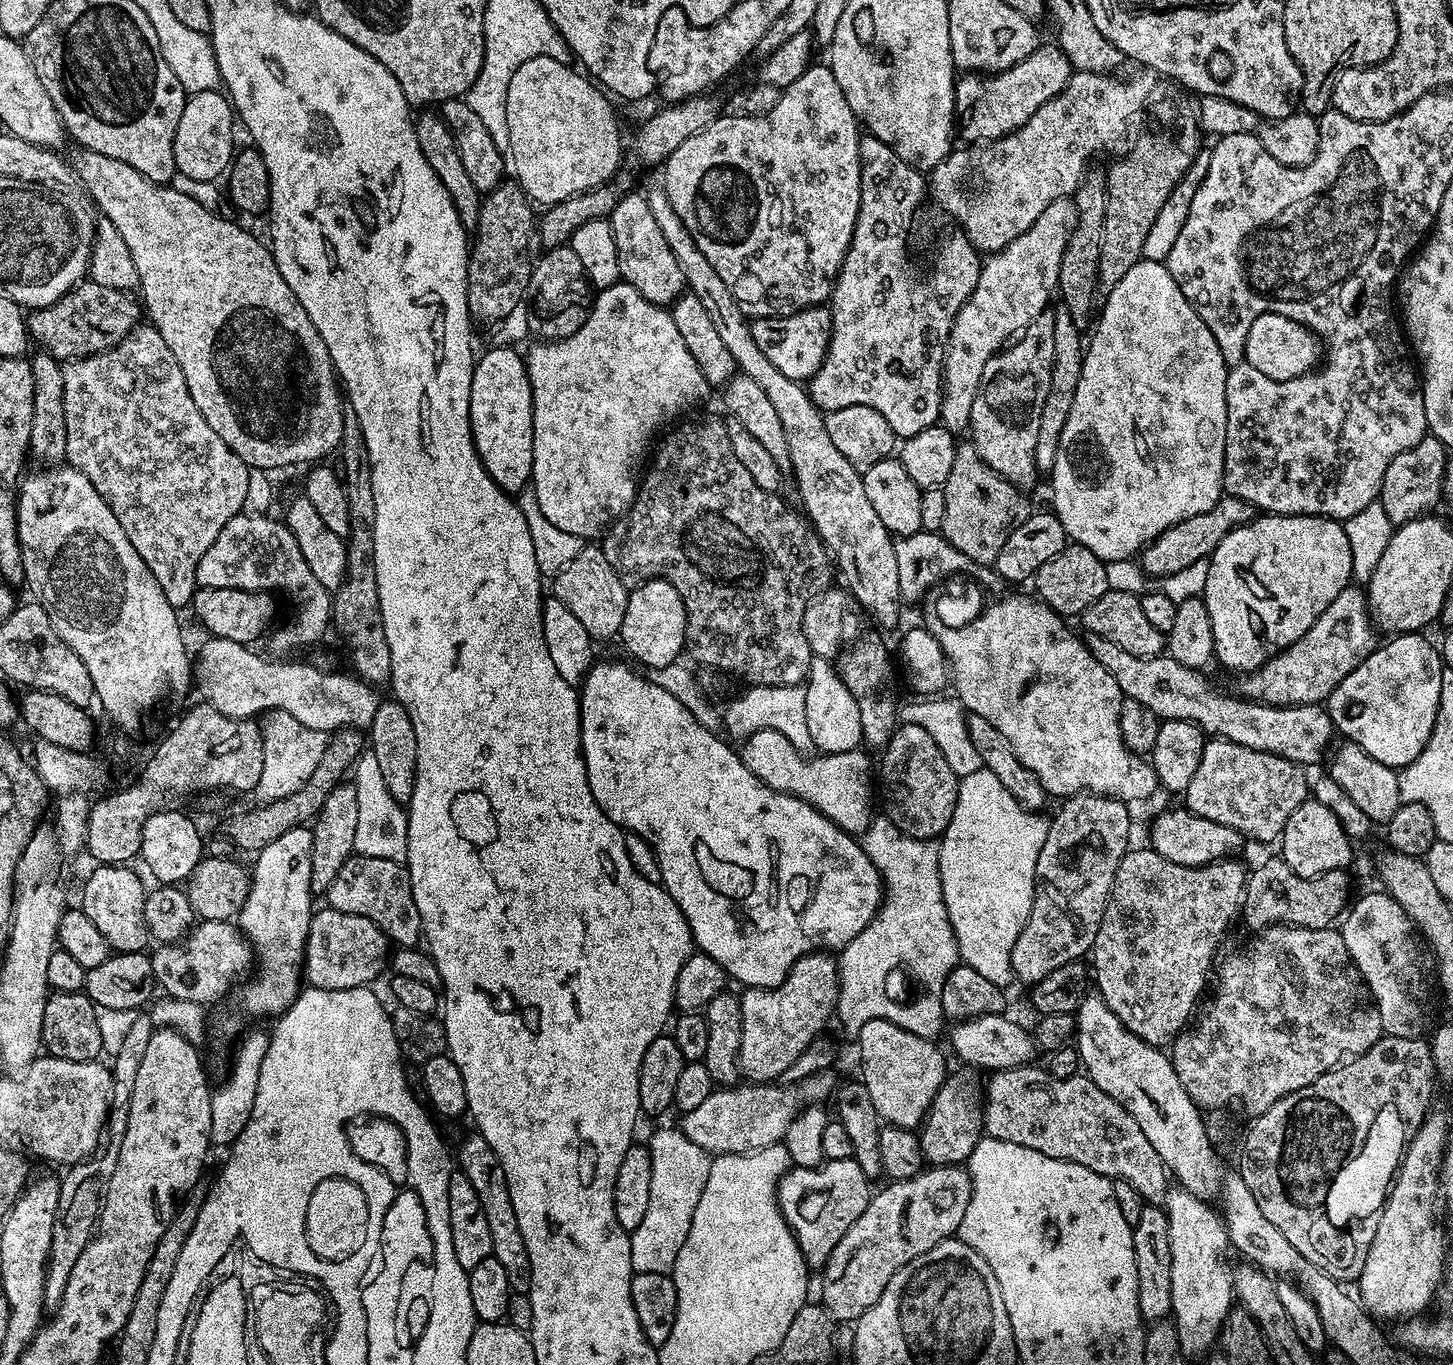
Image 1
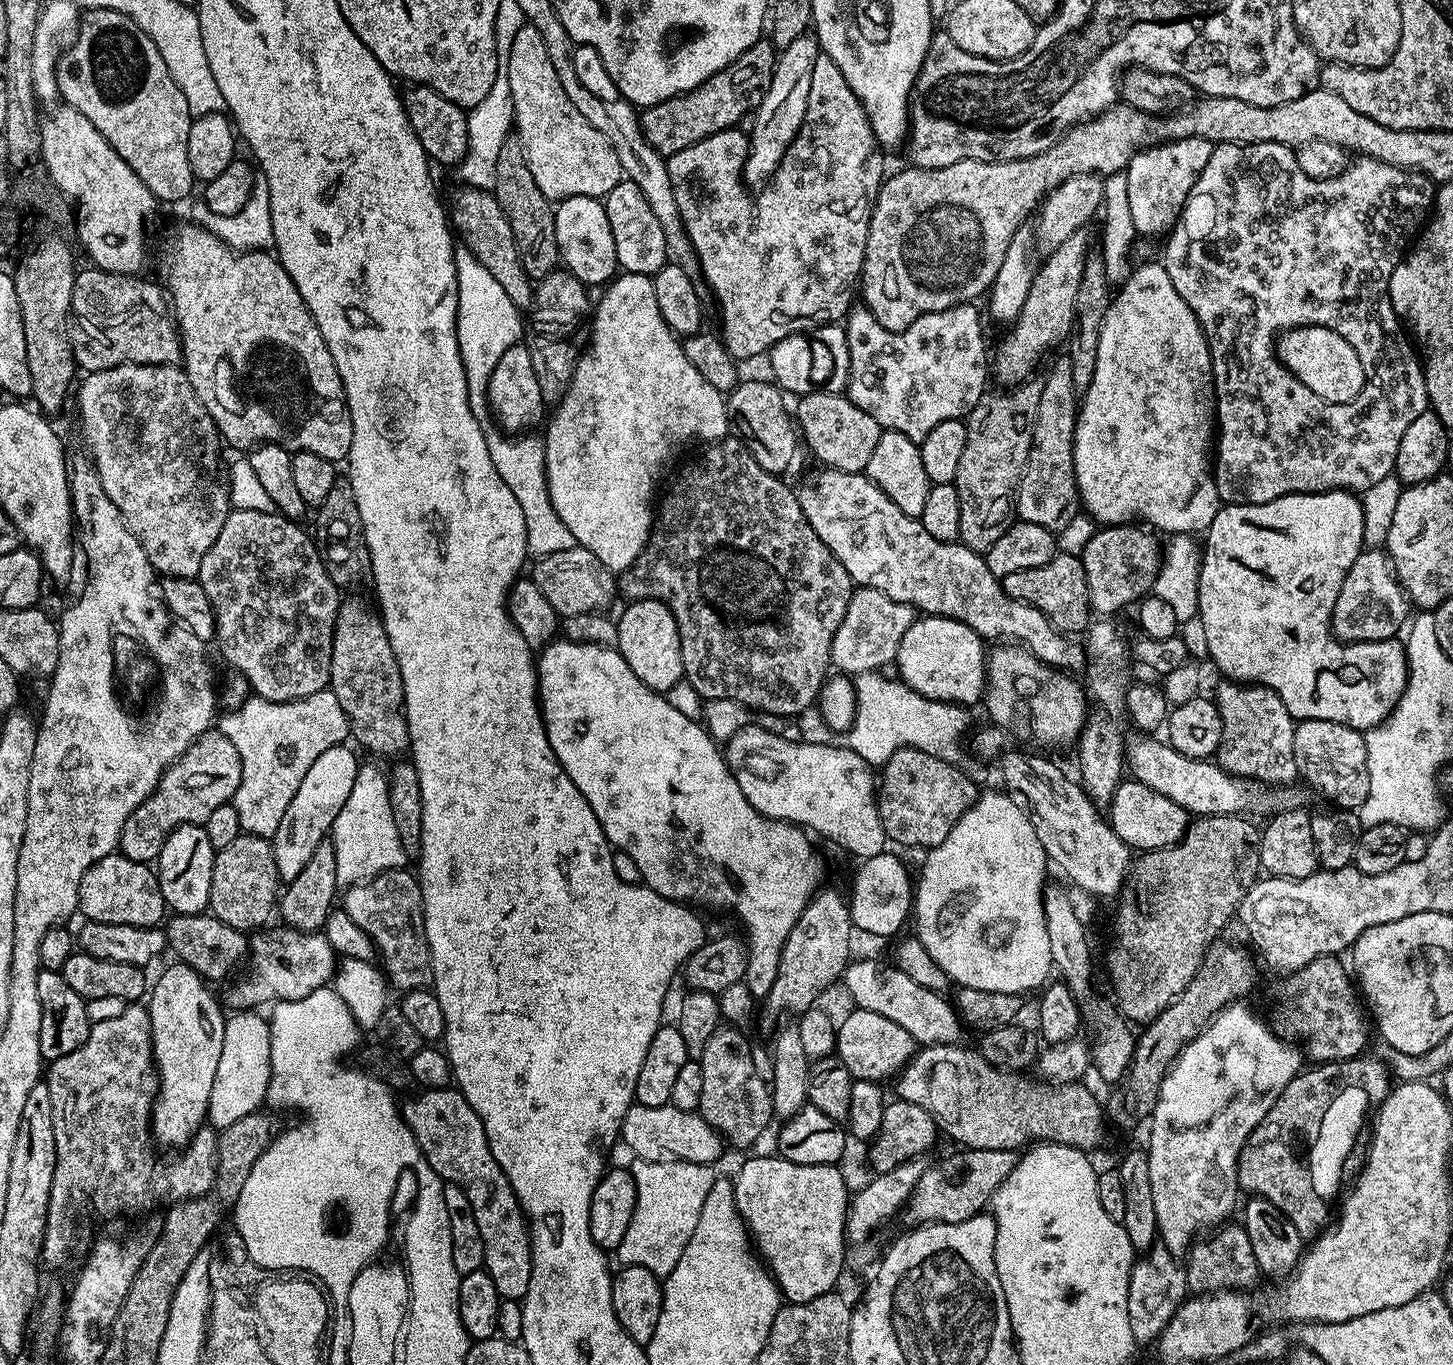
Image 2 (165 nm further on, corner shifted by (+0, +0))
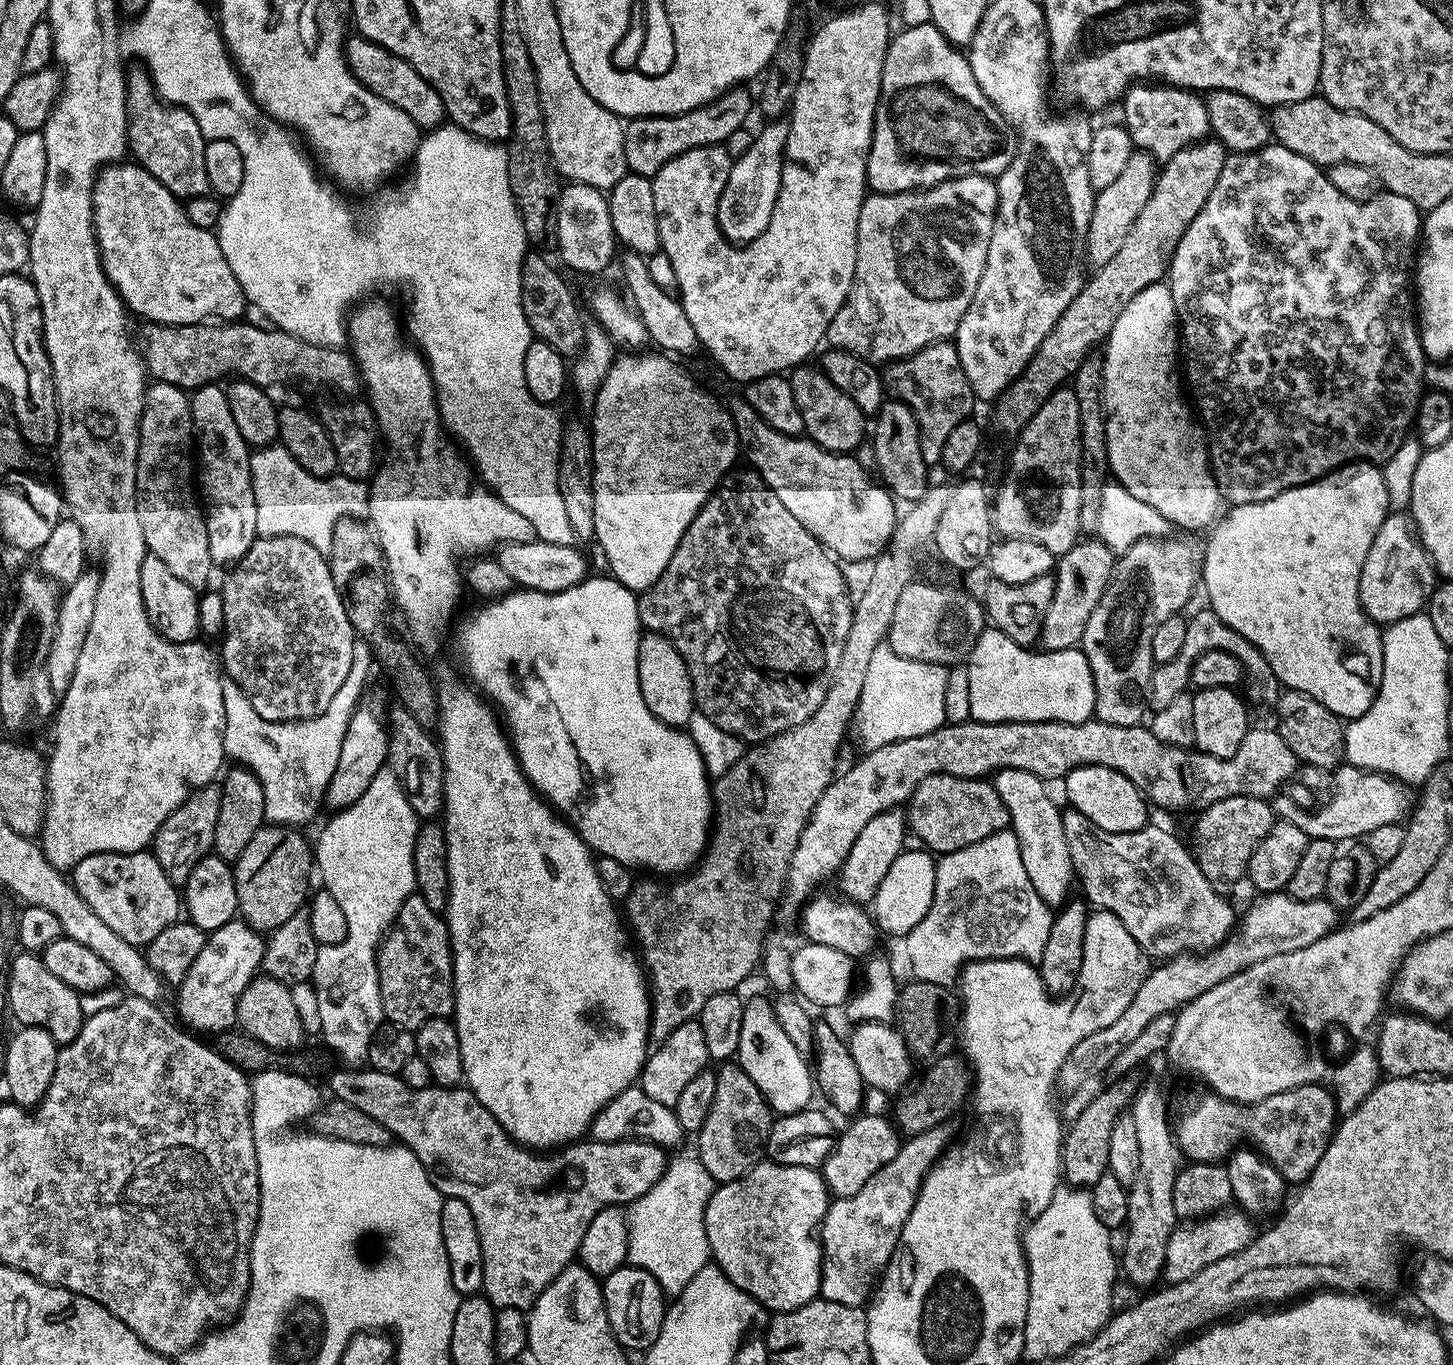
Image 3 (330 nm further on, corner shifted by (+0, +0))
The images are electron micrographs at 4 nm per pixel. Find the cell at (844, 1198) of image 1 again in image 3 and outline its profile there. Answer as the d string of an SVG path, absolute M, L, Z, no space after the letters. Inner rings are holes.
M761 1162L742 1178L719 1185L706 1206L711 1259L769 1313L798 1310L820 1296L822 1250L818 1229L830 1203L823 1175L815 1168Z

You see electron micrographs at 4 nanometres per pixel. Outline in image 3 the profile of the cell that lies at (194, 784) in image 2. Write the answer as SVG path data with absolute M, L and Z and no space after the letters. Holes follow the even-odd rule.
M213 782L189 792L177 808L162 822L153 837L150 851L162 870L172 878L173 884L180 886L188 878L188 870L203 856L212 852L214 826L218 826L221 785Z

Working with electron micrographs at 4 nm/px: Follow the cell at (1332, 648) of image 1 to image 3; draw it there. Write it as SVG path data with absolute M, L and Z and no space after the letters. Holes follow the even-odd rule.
M1400 510L1389 511L1382 526L1378 526L1378 534L1374 534L1374 542L1370 542L1366 562L1362 562L1360 601L1364 612L1381 626L1410 618L1427 605L1437 583L1436 567L1416 535L1411 515Z

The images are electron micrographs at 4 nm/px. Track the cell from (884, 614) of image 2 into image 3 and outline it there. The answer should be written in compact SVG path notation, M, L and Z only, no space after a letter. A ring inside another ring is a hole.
M913 582L902 590L898 607L894 609L894 622L890 622L886 637L888 647L902 660L945 666L963 665L986 627L983 603L960 588L920 583Z

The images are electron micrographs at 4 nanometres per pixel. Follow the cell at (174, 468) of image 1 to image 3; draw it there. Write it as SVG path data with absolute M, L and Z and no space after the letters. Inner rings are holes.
M149 383L144 394L144 409L140 415L140 445L136 454L136 509L148 552L157 556L169 568L170 574L174 574L174 578L182 578L182 582L197 590L207 589L214 565L210 558L205 513L194 487L192 406L189 393L173 384Z

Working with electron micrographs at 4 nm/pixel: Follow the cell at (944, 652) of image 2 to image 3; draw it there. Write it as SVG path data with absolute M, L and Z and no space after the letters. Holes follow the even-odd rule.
M985 627L984 633L976 639L971 654L966 661L968 668L968 708L971 715L983 724L1009 724L1010 722L1066 722L1081 724L1093 719L1096 711L1096 691L1094 674L1090 662L1079 647L1062 650L1039 650L1014 642L1002 630Z

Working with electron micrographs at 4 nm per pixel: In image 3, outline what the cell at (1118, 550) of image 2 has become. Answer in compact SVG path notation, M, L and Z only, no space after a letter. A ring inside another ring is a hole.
M1099 538L1091 539L1081 539L1071 550L1059 557L1055 565L1054 598L1050 598L1050 610L1046 610L1044 615L1044 625L1039 638L1039 643L1047 651L1075 648L1083 641L1086 622L1090 622L1094 606L1098 606L1106 586L1112 580L1112 570L1116 566L1117 557Z

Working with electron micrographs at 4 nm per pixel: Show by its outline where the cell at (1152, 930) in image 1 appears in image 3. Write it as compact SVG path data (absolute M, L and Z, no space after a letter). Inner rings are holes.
M1235 796L1214 802L1199 814L1194 855L1202 874L1206 874L1208 881L1217 886L1243 881L1248 871L1250 854L1254 854L1260 840L1270 834L1272 825L1278 819L1273 805L1259 796Z

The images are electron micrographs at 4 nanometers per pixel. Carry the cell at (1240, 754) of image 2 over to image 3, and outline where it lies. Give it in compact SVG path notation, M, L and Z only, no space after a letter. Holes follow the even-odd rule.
M1207 606L1201 608L1201 612L1196 612L1193 616L1187 617L1186 639L1175 658L1170 658L1170 662L1156 664L1152 669L1152 677L1148 687L1148 704L1151 711L1163 710L1179 692L1183 692L1189 687L1194 662L1210 650L1222 650L1240 660L1240 665L1244 667L1244 680L1246 685L1248 684L1249 697L1247 696L1247 699L1253 705L1255 705L1254 703L1275 705L1280 698L1282 685L1274 674L1270 662L1266 662L1262 650L1258 650L1258 646L1254 646L1246 638L1242 638L1242 634L1238 634L1230 626L1226 626L1226 622L1222 622L1222 618L1218 618L1218 614L1214 614L1211 608Z

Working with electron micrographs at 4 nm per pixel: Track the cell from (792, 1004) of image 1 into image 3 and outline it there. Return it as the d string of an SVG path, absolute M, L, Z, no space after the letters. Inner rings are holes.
M891 808L870 818L862 834L858 834L854 846L850 846L850 854L840 868L838 881L840 880L841 890L839 891L856 904L871 905L878 894L878 886L882 886L882 878L886 878L890 866L894 866L894 858L898 858L900 853L905 851L904 835L907 837L909 832L908 821L900 808Z

